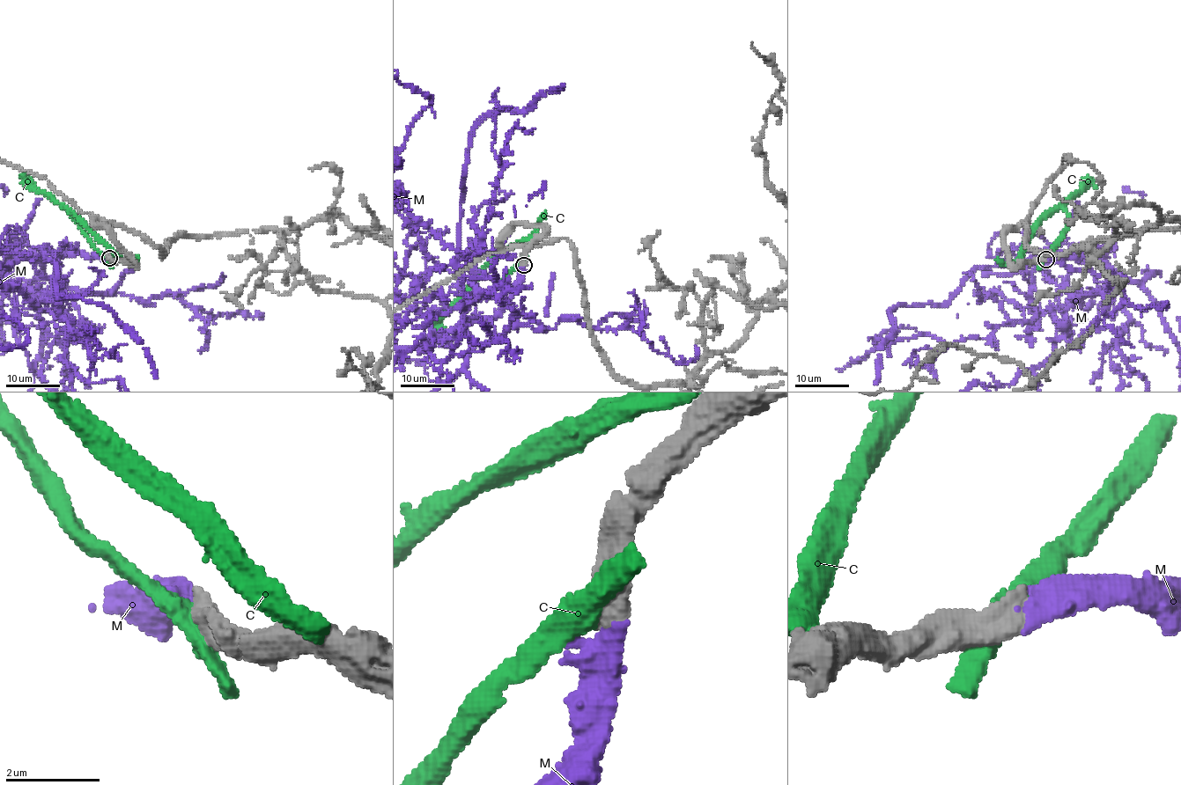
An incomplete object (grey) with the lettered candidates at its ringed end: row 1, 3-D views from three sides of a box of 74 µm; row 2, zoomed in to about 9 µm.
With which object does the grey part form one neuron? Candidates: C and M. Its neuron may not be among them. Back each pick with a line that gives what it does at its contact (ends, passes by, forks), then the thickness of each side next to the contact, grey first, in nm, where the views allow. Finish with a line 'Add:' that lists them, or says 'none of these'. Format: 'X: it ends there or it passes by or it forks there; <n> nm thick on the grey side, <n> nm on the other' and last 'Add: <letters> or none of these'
M: it passes by; 600 nm thick on the grey side, 360 nm on the other
Add: M

